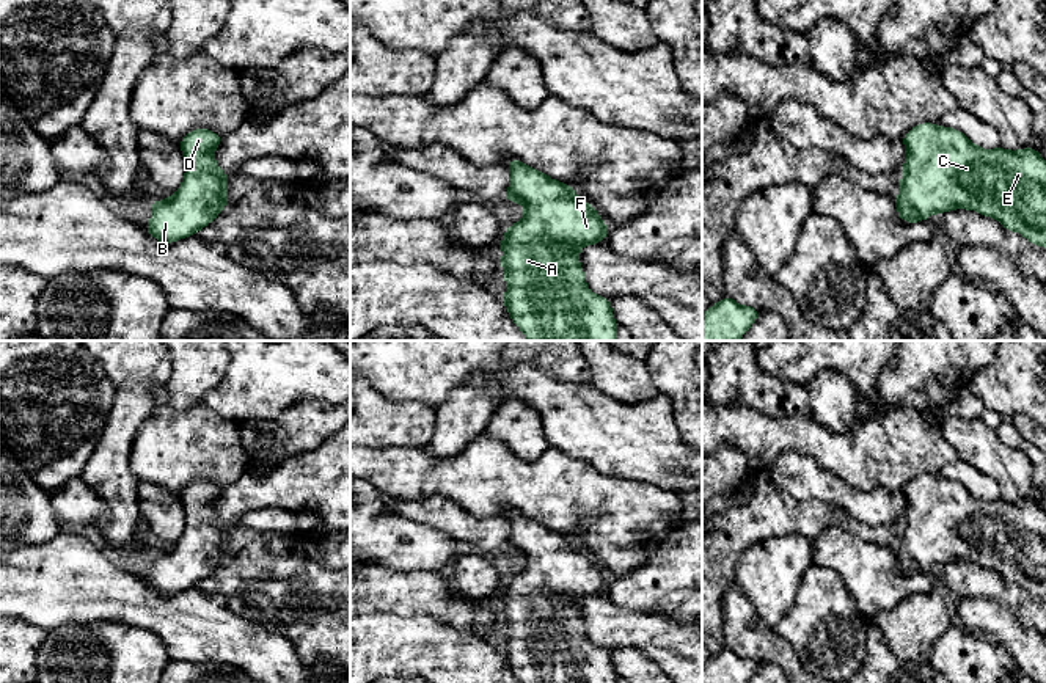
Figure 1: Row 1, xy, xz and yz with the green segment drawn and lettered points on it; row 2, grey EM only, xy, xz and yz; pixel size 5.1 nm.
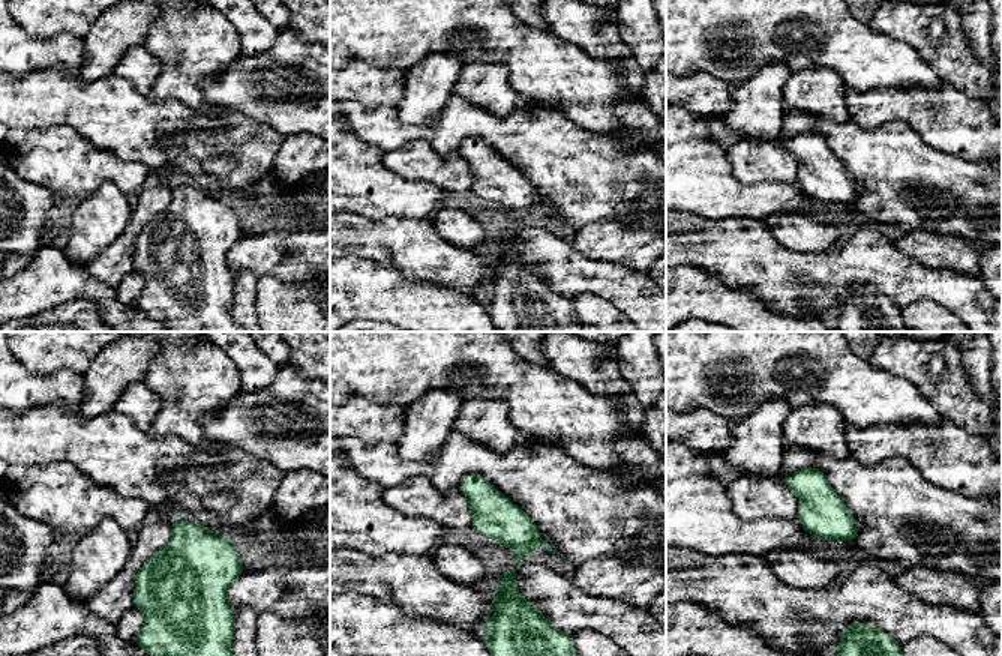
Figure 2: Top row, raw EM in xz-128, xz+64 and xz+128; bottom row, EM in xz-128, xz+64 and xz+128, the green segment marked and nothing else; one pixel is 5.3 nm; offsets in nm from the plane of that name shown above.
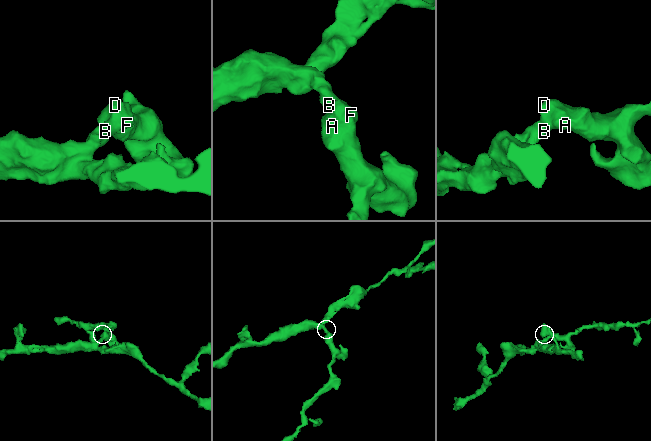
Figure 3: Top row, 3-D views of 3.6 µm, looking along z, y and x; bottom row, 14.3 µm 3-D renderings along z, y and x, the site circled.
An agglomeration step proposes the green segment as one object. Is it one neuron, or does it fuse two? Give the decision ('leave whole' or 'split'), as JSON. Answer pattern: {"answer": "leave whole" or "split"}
{"answer": "leave whole"}

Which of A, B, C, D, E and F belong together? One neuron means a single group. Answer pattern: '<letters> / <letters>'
A B C D E F

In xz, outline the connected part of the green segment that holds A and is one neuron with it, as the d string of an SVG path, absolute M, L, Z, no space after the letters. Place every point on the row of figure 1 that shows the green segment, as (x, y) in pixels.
M510 159L504 165L512 179L503 198L526 209L520 221L504 229L499 243L506 278L503 303L512 322L529 341L617 341L611 300L589 290L578 259L583 247L605 242L609 228L570 185L520 160Z

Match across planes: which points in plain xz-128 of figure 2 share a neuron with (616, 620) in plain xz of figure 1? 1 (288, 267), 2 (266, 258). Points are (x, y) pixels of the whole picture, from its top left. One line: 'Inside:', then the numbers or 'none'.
Inside: 1, 2

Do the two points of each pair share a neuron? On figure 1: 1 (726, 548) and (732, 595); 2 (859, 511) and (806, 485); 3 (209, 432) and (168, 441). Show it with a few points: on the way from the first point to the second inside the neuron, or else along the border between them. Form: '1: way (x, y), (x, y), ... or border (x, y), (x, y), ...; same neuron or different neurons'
1: border (731, 580), (723, 594), (721, 616); different neurons
2: way (847, 498), (819, 485); same neuron
3: way (200, 434), (192, 435), (186, 441), (178, 441); same neuron

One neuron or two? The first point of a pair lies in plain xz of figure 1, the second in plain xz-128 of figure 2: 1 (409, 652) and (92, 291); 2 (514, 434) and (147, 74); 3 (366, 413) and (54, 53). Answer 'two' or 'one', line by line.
1: one
2: one
3: one

